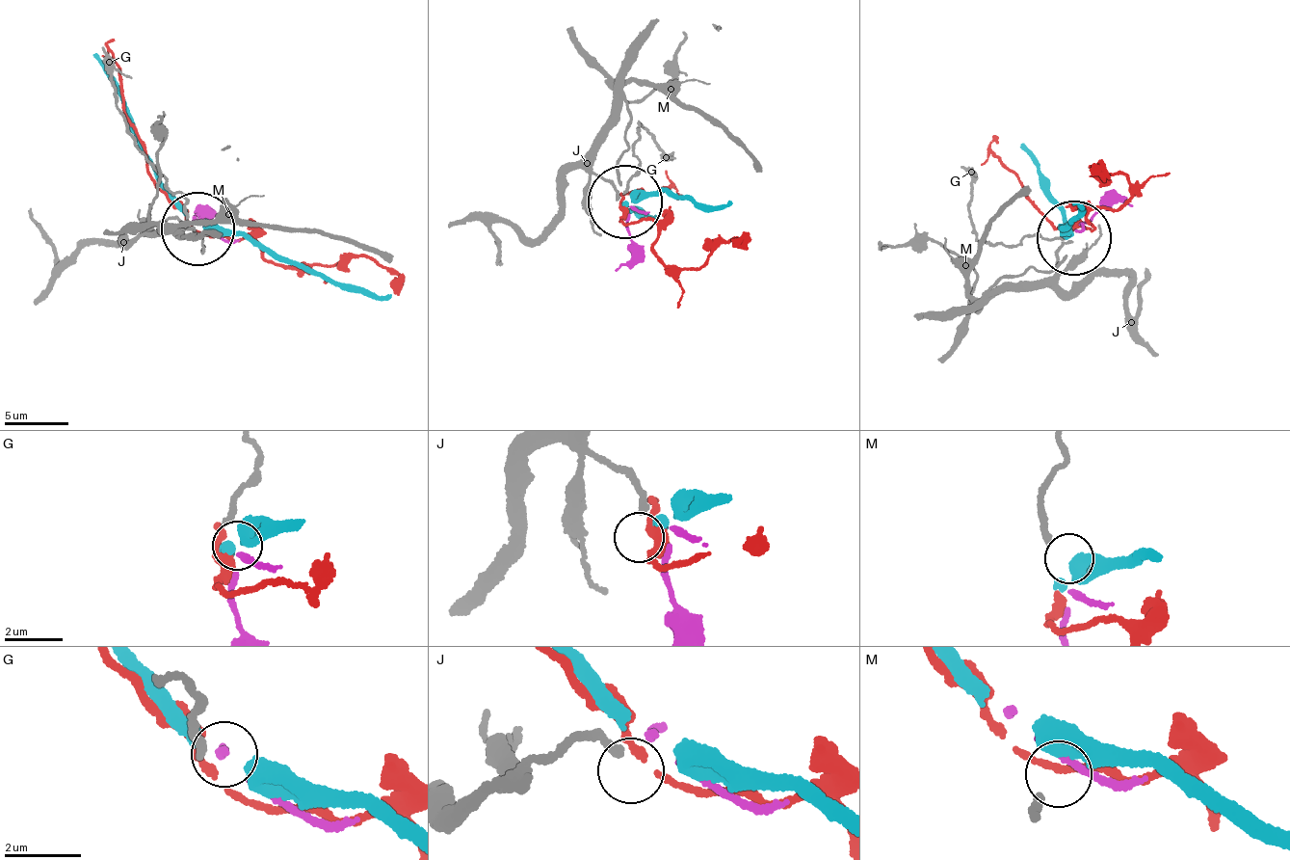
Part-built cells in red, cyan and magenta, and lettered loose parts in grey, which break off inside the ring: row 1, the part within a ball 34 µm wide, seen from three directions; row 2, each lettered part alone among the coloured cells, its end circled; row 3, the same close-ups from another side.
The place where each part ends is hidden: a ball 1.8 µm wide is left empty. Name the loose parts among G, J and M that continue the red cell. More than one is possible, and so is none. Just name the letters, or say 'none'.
J

